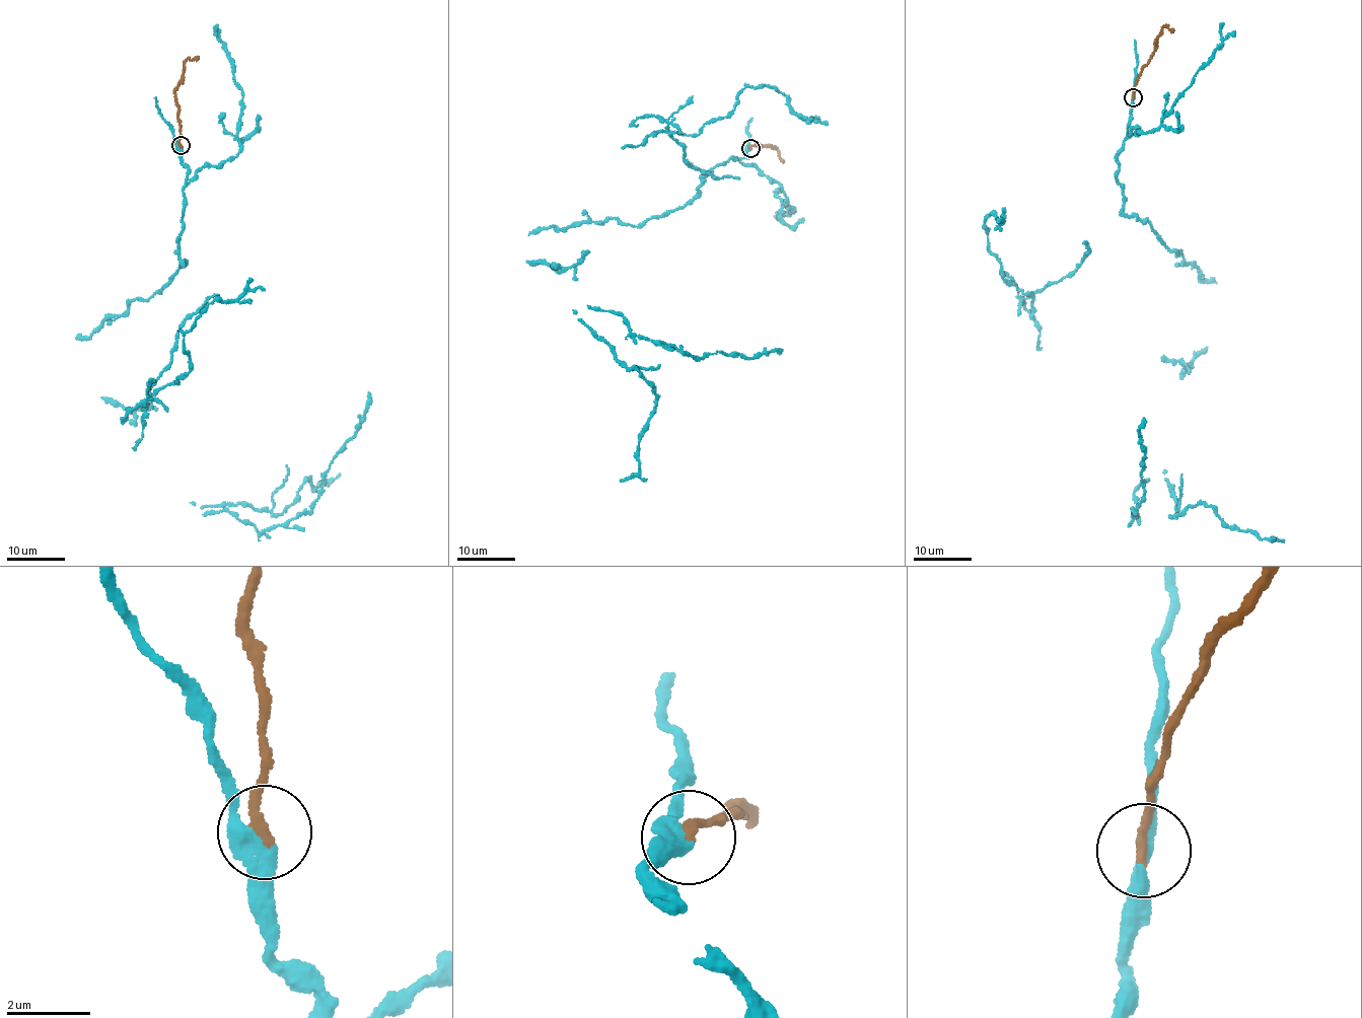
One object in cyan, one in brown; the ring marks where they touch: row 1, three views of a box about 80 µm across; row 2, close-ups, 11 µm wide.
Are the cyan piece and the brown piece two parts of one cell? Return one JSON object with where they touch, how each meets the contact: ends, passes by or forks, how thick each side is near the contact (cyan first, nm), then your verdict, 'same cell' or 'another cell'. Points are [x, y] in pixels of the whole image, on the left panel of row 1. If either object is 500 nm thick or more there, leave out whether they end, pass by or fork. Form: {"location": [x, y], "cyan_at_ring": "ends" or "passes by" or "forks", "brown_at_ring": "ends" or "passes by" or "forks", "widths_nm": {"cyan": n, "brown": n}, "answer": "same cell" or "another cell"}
{"location": [181, 145], "cyan_at_ring": "passes by", "brown_at_ring": "ends", "widths_nm": {"cyan": 360, "brown": 240}, "answer": "another cell"}

